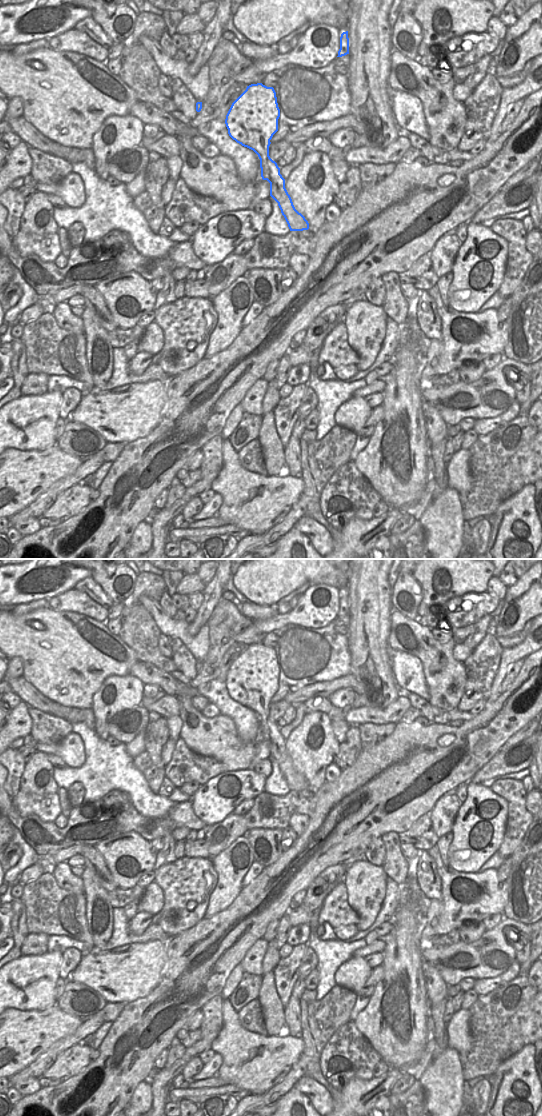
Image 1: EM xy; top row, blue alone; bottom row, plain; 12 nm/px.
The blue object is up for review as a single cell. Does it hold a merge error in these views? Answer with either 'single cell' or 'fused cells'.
single cell

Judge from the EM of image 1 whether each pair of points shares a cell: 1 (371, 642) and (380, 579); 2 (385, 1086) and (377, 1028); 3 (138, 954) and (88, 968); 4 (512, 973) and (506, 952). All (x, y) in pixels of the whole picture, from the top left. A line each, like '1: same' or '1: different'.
1: same
2: different
3: same
4: different

